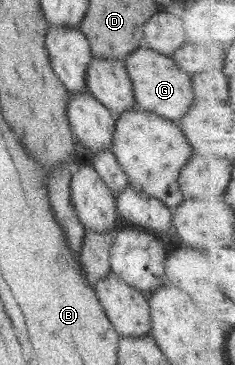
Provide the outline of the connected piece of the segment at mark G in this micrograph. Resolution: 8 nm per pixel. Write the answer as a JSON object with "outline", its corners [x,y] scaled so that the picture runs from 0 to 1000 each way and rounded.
{"outline":[[[609,126],[549,145],[523,164],[523,178],[562,225],[579,293],[596,301],[621,301],[749,337],[834,274],[809,222],[813,203],[766,189],[723,153],[698,156],[668,140]]]}

